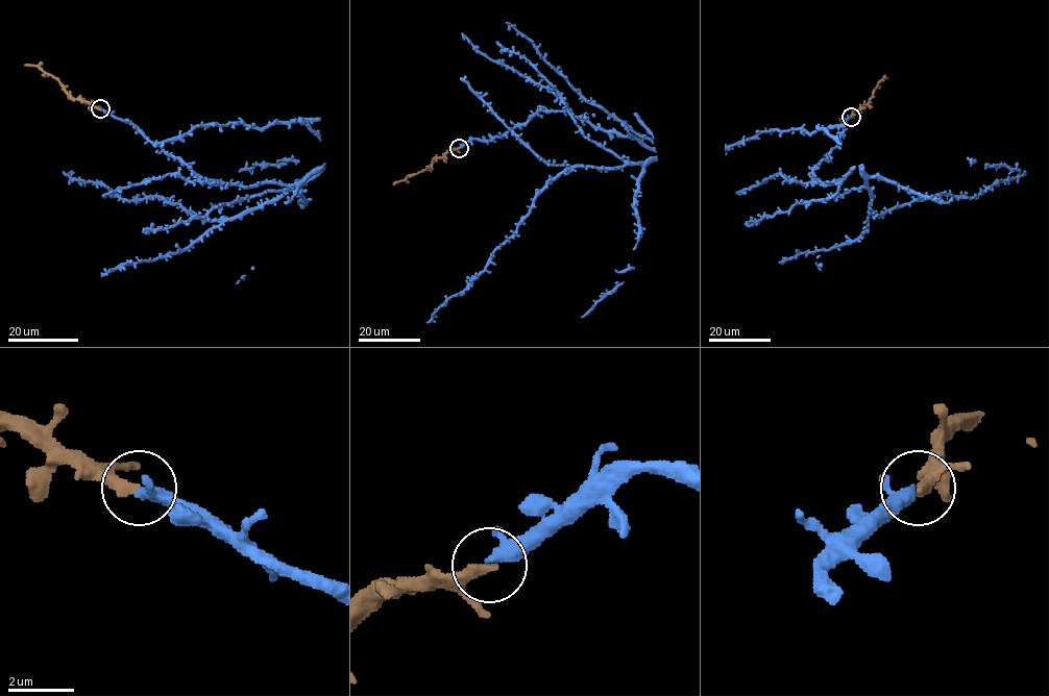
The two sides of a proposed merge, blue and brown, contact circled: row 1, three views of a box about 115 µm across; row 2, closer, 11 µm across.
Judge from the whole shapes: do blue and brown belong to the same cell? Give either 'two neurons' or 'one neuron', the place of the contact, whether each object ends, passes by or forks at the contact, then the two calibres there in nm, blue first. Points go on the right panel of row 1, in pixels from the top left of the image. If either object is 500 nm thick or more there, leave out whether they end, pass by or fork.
one neuron; at (851, 117); blue passes by; brown ends there; 280 nm thick on the blue side, 360 nm on the other

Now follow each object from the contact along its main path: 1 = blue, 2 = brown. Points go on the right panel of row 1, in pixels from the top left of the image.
1: (850, 116), (814, 180), (838, 183), (858, 166), (871, 214), (938, 194), (978, 197), (1025, 172)
2: (851, 116), (868, 102), (878, 83), (887, 77)

